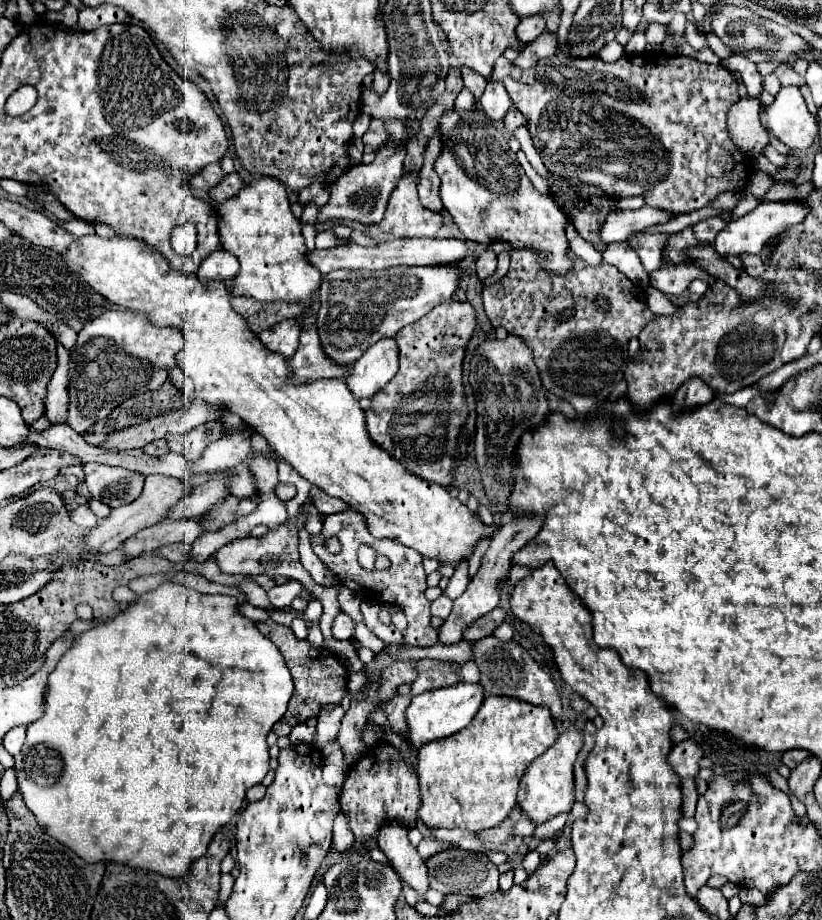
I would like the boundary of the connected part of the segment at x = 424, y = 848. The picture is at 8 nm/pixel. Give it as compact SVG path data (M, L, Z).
M422 838L422 842L418 844L418 852L420 856L426 860L426 858L432 858L434 854L440 854L442 850L448 850L448 848L454 848L450 842L440 842L440 840L434 840L434 838Z

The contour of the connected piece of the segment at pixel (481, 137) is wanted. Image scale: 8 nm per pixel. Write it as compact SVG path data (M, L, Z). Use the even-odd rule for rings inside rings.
M480 108L458 114L448 110L438 124L442 134L442 152L434 162L434 170L440 176L440 198L446 212L462 230L464 238L490 244L492 240L508 240L516 248L540 250L546 254L542 268L548 274L560 274L572 270L572 262L566 256L568 240L564 234L566 216L552 198L542 198L522 166L516 154L508 148L508 140L482 114Z

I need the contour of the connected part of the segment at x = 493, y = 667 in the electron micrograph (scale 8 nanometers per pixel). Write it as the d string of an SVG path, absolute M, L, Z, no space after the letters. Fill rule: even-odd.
M486 636L474 644L474 662L480 666L482 678L480 684L486 690L486 696L512 696L522 702L530 702L534 706L544 706L550 710L552 718L560 724L562 702L558 690L550 676L514 642L500 642L494 636Z

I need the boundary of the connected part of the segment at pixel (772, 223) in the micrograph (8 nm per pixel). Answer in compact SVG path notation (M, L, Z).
M764 200L754 210L750 210L746 216L732 220L724 230L720 230L716 234L716 240L714 240L714 250L724 258L726 256L740 256L742 252L758 254L770 238L780 236L790 226L802 222L802 218L806 218L806 206L802 206L800 200L790 200L790 202L782 202L782 200L768 202L768 200Z

